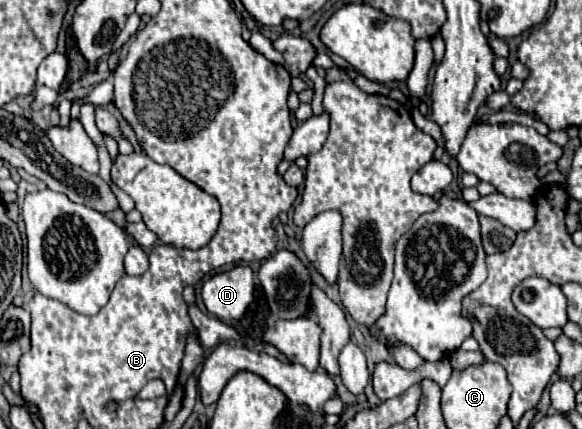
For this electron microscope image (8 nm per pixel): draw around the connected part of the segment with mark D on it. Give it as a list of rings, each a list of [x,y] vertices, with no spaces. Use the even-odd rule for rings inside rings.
[[[234,267],[232,271],[210,277],[202,287],[206,309],[222,321],[238,321],[254,299],[254,273],[250,267]]]

